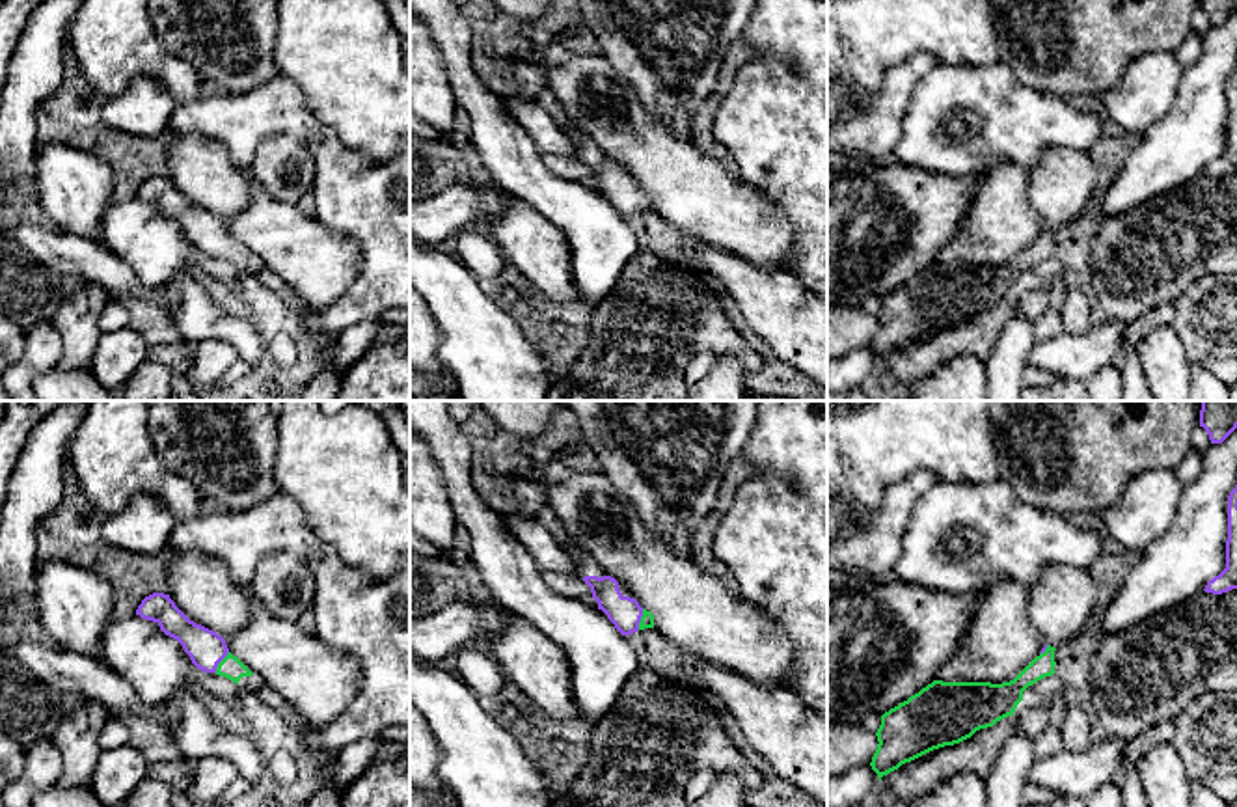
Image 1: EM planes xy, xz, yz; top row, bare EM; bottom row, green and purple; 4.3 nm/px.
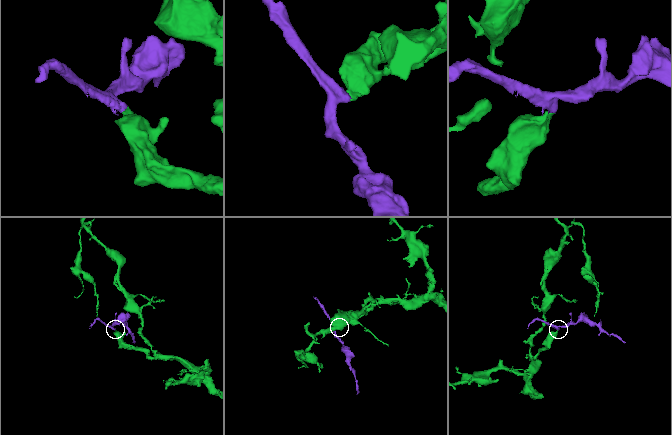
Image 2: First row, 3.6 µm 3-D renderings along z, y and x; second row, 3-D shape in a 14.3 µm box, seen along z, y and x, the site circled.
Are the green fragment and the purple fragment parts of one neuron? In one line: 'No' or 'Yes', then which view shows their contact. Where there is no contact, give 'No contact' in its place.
Yes. Touches green in xy

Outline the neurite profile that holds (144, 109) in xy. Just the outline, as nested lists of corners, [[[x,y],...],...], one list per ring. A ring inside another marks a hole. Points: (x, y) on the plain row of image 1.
[[[136,76],[116,97],[106,99],[101,123],[132,136],[156,138],[170,130],[175,97],[160,82]]]

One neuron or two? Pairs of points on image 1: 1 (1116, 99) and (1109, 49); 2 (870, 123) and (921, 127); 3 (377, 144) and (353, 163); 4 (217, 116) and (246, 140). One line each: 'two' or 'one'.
1: two
2: two
3: two
4: one

